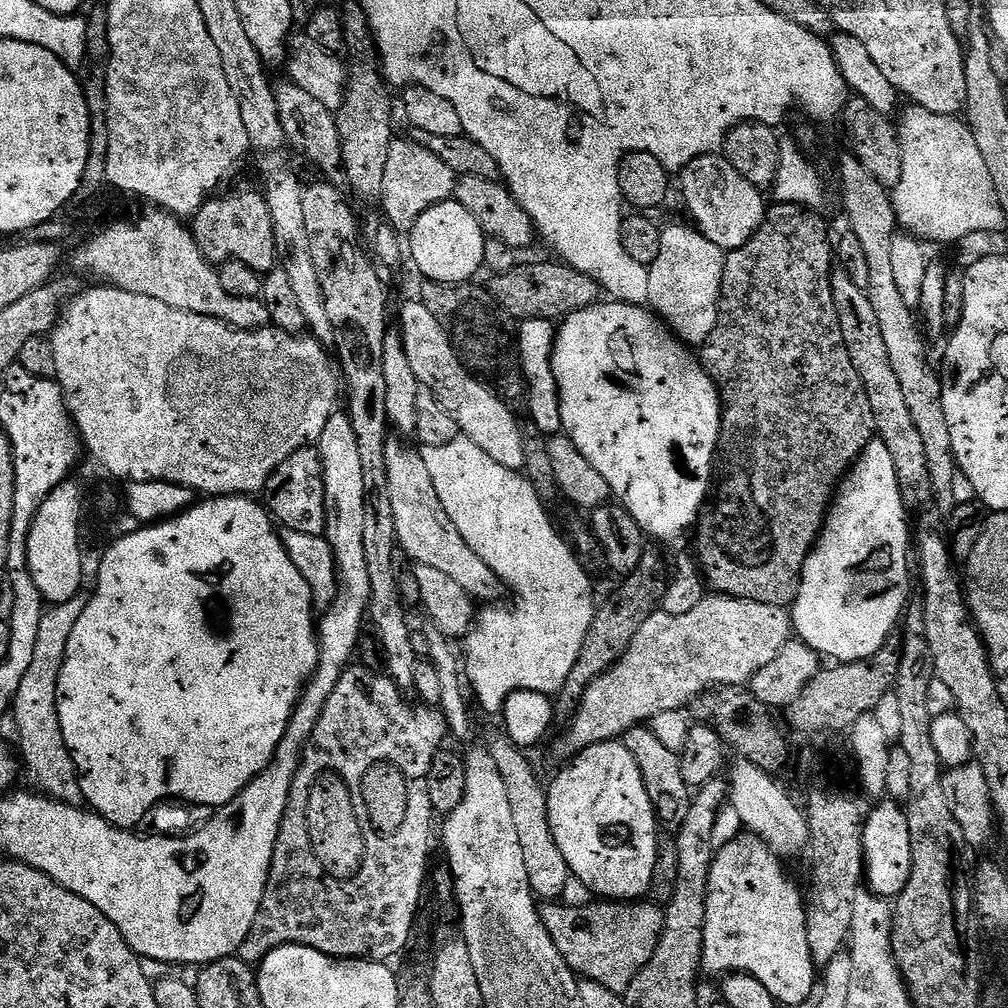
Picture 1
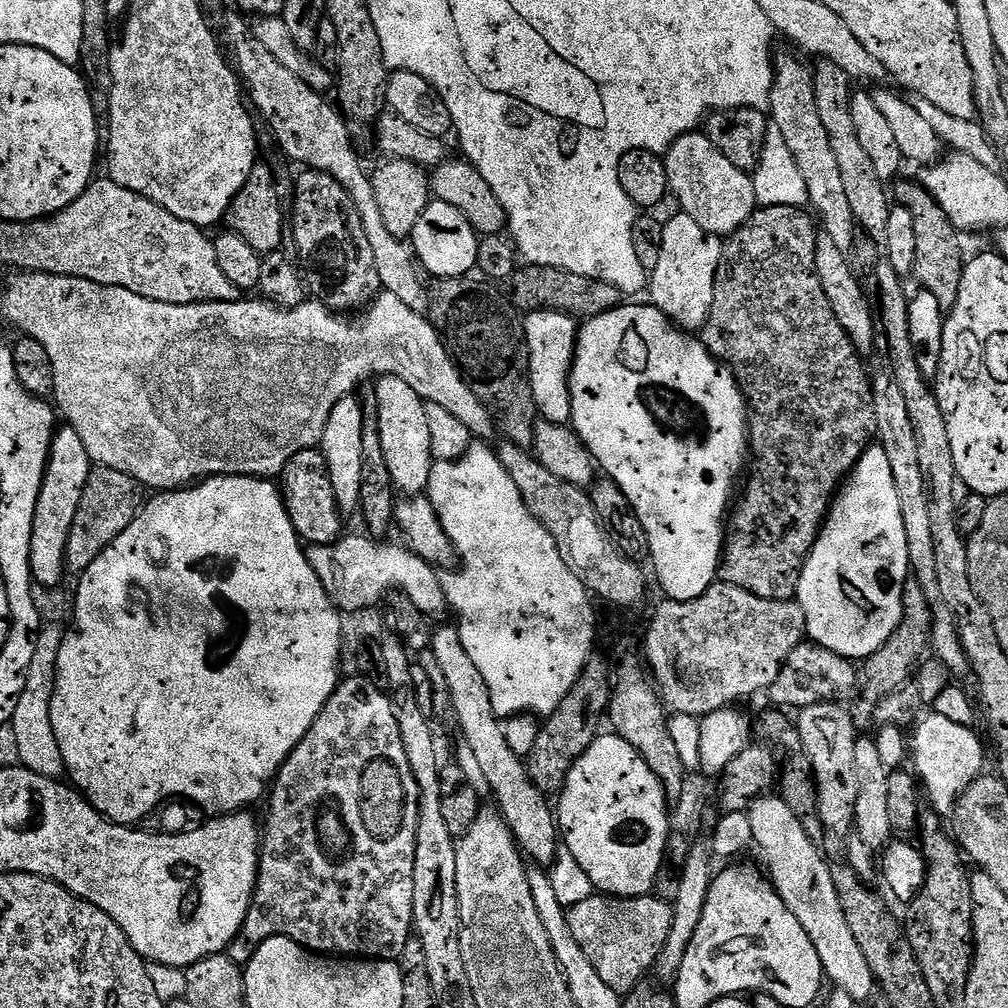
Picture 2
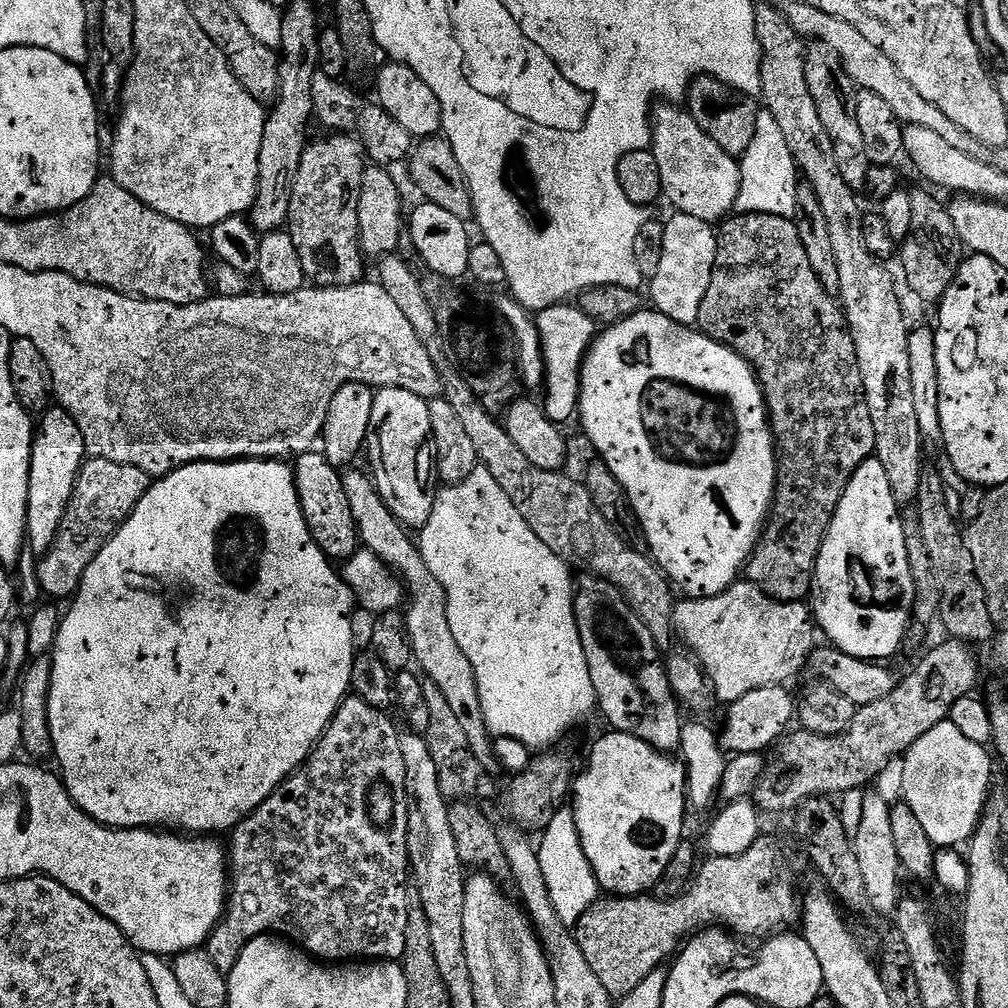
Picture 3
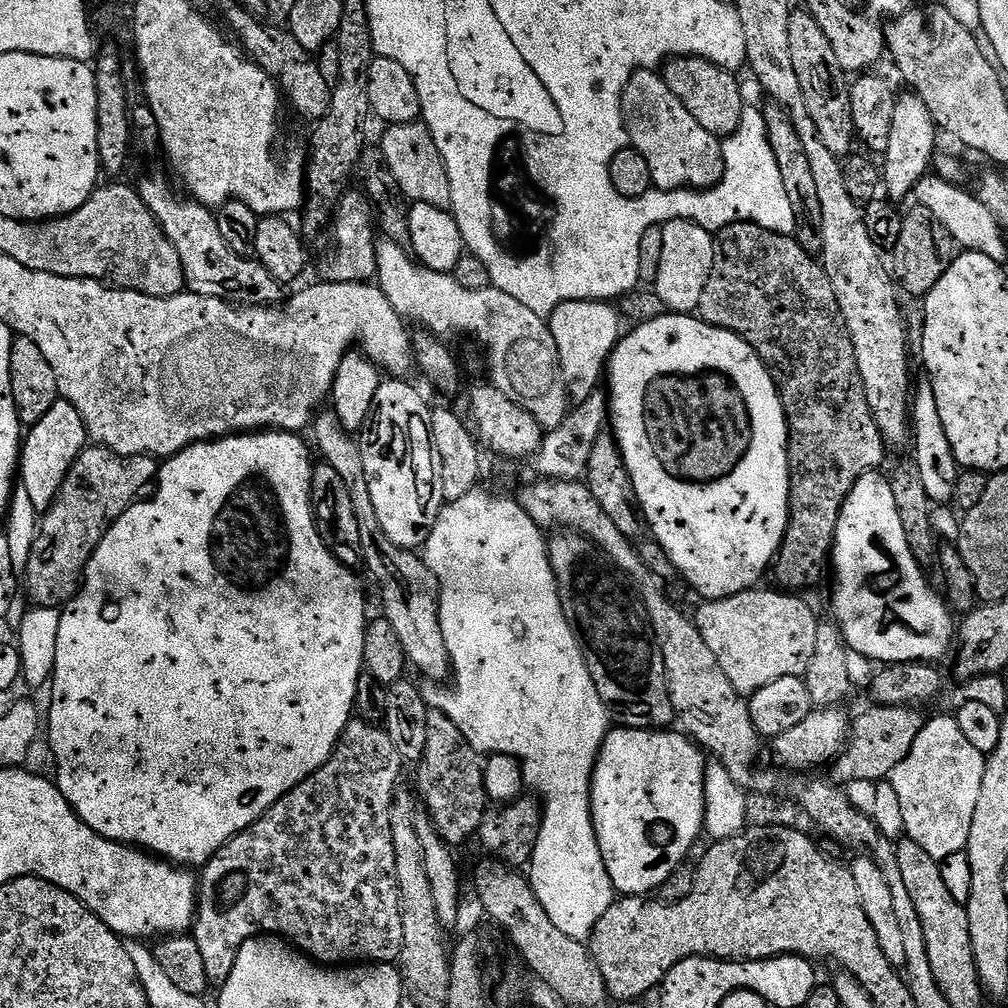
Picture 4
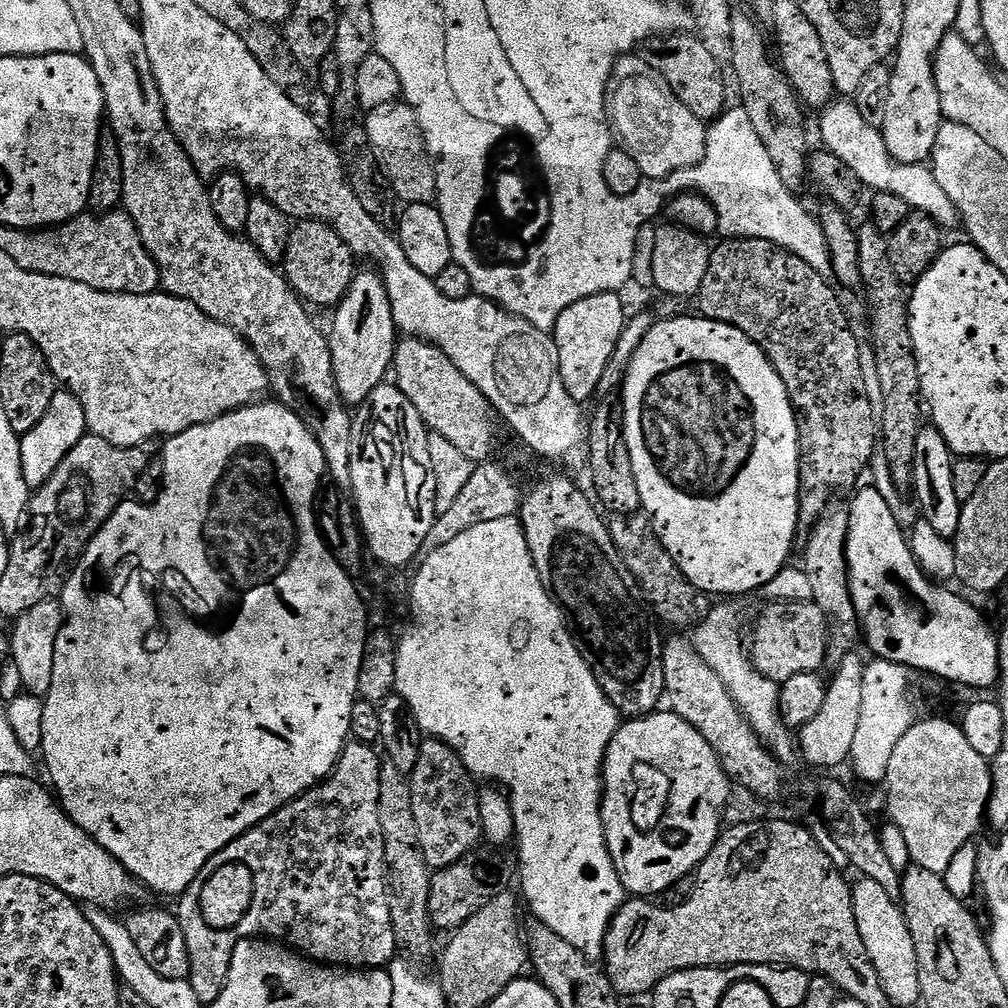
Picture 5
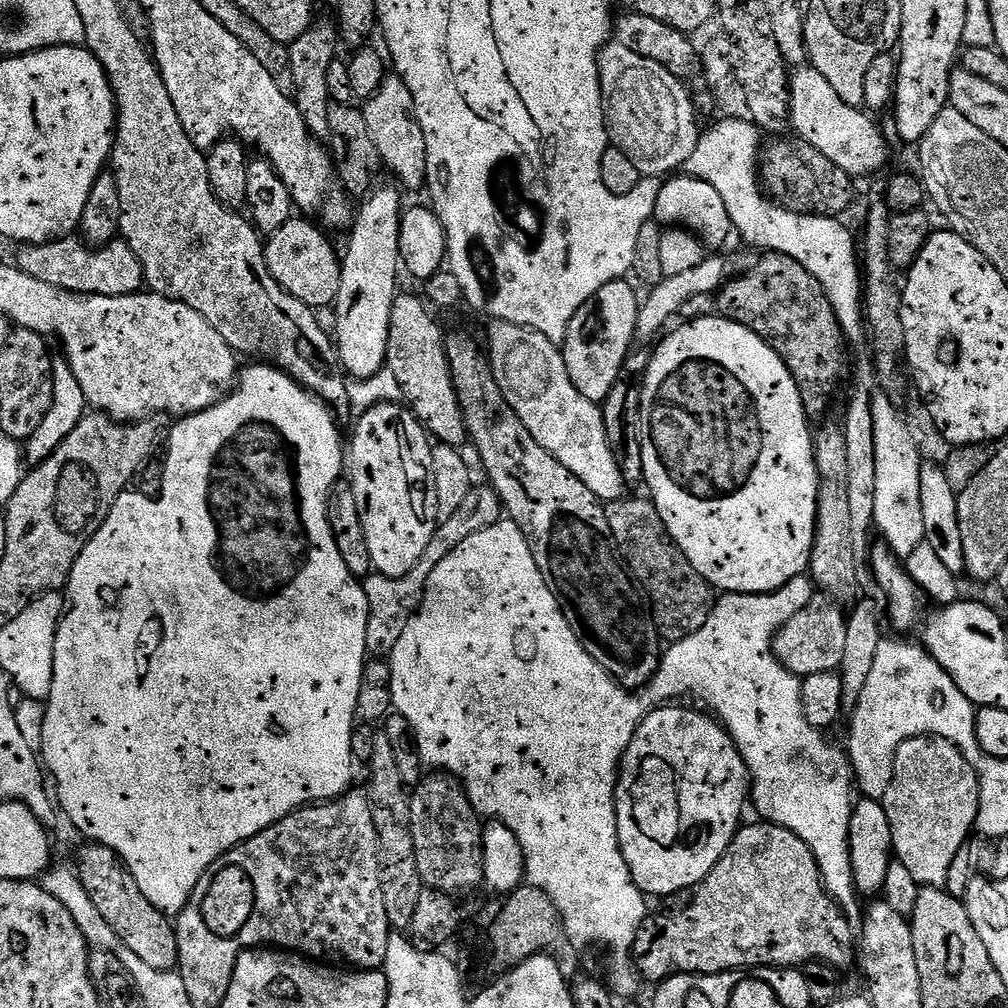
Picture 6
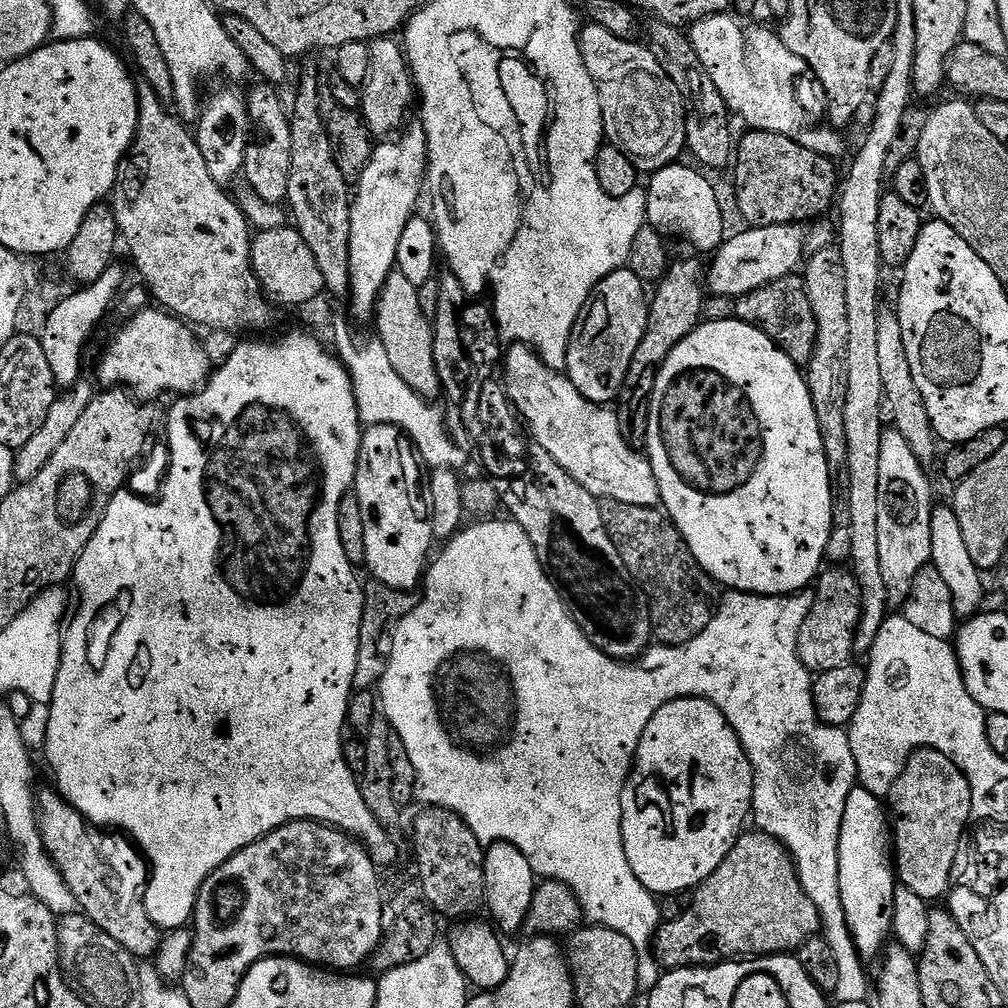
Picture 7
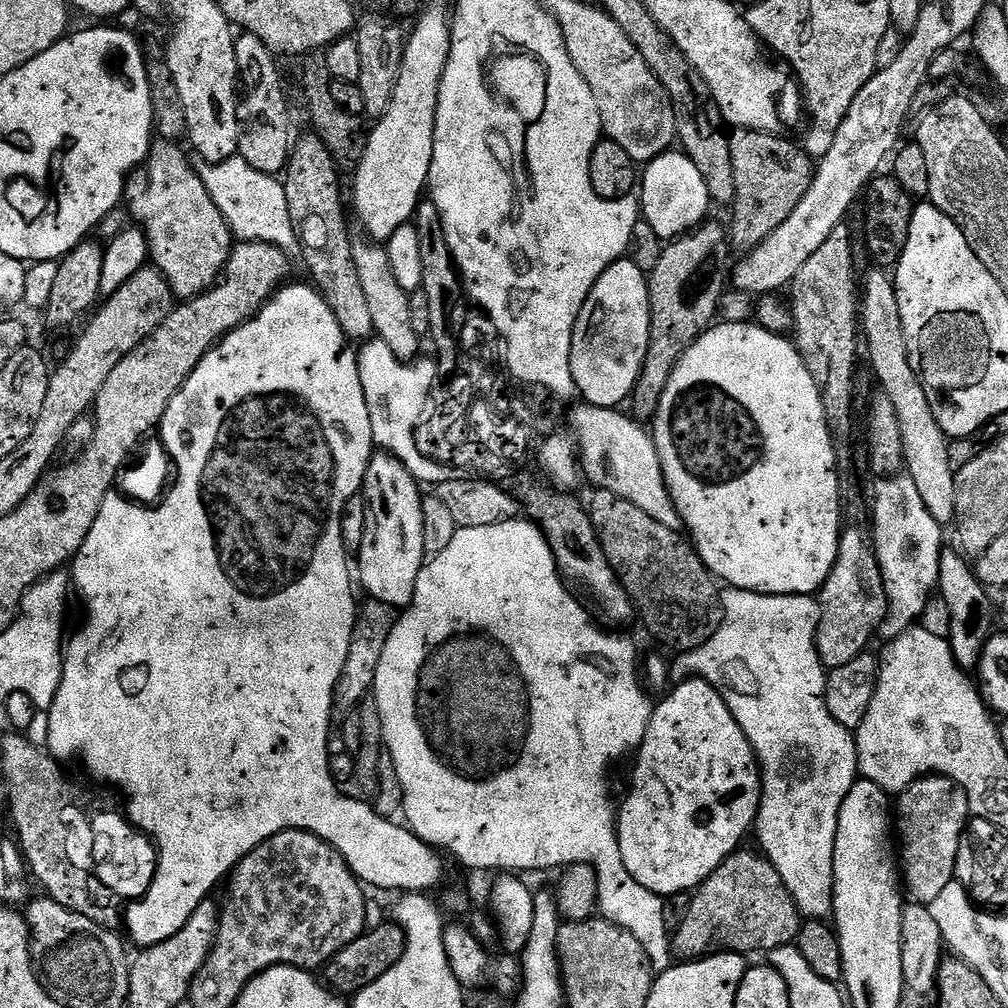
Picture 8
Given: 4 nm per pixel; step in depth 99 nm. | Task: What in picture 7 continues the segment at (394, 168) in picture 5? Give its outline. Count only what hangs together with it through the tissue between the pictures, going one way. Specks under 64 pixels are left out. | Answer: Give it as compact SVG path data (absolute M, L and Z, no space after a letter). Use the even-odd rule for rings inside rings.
M381 38L373 40L370 44L370 74L368 80L360 93L359 113L364 118L366 126L369 128L373 137L388 138L393 134L399 133L405 127L409 119L408 107L413 107L418 93L415 84L412 83L412 69L408 66L408 57L399 43L395 44L395 39Z

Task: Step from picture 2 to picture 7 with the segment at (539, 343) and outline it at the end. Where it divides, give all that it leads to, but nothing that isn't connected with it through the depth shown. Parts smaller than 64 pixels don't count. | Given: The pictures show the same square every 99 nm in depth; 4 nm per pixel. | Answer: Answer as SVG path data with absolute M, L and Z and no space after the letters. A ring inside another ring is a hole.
M625 266L611 272L594 289L580 312L570 338L566 375L590 402L608 406L620 395L626 370L630 370L630 358L634 358L634 350L638 350L638 342L646 334L650 300L644 291L644 281Z

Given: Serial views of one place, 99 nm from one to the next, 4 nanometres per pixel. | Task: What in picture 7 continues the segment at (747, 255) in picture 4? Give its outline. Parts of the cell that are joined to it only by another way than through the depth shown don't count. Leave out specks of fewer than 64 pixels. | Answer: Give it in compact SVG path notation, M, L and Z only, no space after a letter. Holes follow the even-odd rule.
M793 274L778 278L776 282L770 282L739 297L735 306L735 319L762 330L762 334L769 336L798 366L807 366L812 361L818 326L814 322L814 310L810 308L803 275Z

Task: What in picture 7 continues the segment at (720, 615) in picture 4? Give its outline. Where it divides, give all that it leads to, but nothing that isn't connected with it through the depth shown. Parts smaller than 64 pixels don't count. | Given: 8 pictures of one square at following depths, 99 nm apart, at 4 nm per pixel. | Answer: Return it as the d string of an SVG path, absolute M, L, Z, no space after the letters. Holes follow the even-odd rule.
M832 566L821 571L814 584L814 595L814 606L806 622L802 622L802 630L798 634L798 654L809 672L819 674L835 670L853 659L860 621L860 587L851 570L844 566Z

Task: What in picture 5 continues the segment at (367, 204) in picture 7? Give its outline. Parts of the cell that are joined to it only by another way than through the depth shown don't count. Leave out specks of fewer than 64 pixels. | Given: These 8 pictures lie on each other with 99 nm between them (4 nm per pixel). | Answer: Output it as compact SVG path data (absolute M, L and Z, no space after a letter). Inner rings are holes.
M357 271L348 292L339 304L335 305L336 317L332 320L332 332L330 328L330 339L328 345L332 351L335 378L338 388L344 398L344 403L349 406L363 404L365 398L382 383L385 383L387 374L393 367L396 359L396 345L398 343L398 329L394 322L394 310L391 306L391 296L387 286L384 284L383 275L379 271L364 272Z

